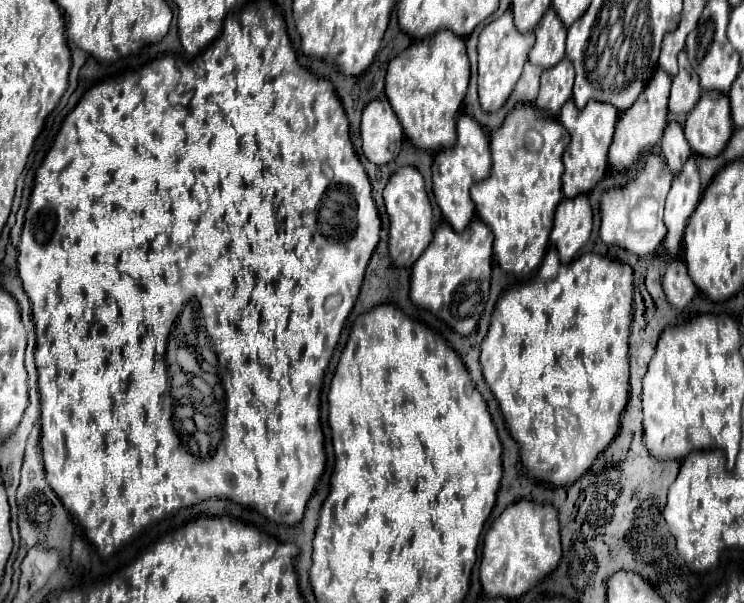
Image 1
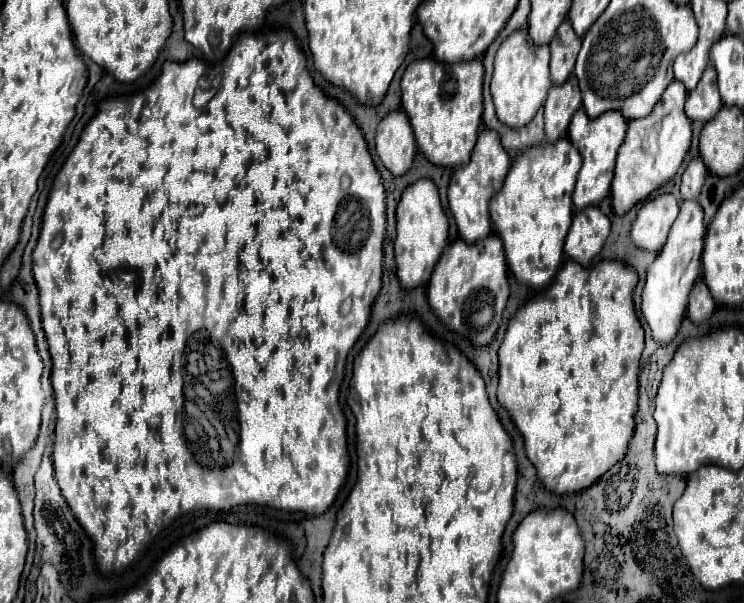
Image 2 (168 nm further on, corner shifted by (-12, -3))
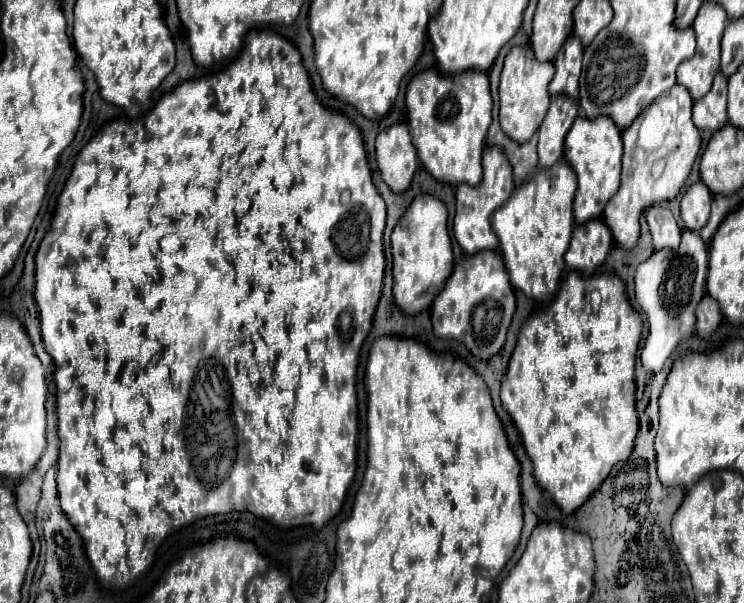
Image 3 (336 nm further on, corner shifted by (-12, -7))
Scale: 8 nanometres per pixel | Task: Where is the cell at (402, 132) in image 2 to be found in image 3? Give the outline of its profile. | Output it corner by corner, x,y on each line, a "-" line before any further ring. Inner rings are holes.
396,123
378,133
376,159
378,159
378,167
384,183
394,193
406,191
418,165
416,149
412,147
412,141
408,135
408,125

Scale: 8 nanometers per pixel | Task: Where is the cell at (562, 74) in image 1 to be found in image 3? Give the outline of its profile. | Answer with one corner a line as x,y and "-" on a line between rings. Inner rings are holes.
558,95
538,129
538,157
540,167
552,167
558,159
564,157
564,139
574,119
578,117
578,103
568,95

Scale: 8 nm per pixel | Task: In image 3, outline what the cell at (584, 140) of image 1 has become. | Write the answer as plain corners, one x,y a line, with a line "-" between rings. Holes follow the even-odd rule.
606,115
592,121
586,117
578,117
566,135
564,157
568,159
568,163
572,163
578,175
578,189
574,197
574,219
578,223
584,223
584,219
602,217
608,199
618,191
620,185
620,161
622,161
620,129

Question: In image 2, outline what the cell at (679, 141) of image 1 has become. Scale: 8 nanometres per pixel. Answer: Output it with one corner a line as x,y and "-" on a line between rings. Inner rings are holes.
696,159
692,163
688,163
684,175
682,175
682,197
684,199
692,199
692,201
698,201
700,197
700,187
704,185
704,179
708,175
708,169
706,165
702,163
702,159

